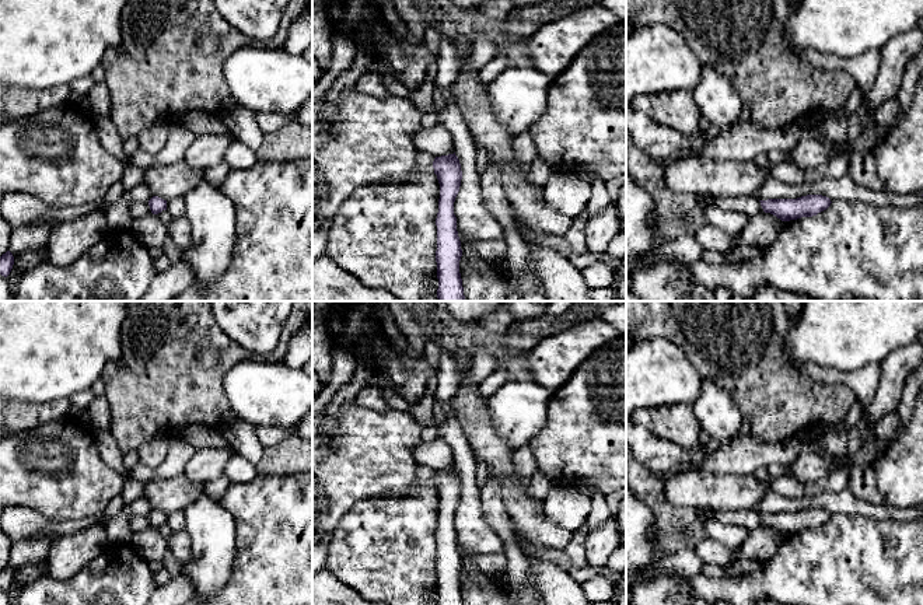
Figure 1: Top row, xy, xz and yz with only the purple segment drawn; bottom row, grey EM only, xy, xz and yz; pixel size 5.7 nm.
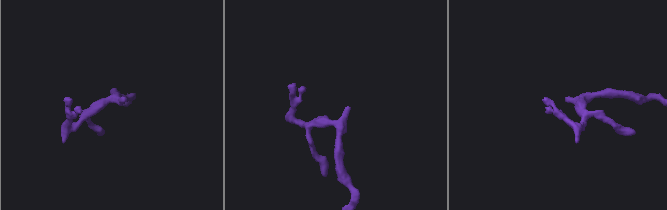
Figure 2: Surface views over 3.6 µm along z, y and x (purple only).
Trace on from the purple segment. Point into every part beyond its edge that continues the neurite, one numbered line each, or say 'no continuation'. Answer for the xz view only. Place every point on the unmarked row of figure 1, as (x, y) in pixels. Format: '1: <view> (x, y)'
no continuation

